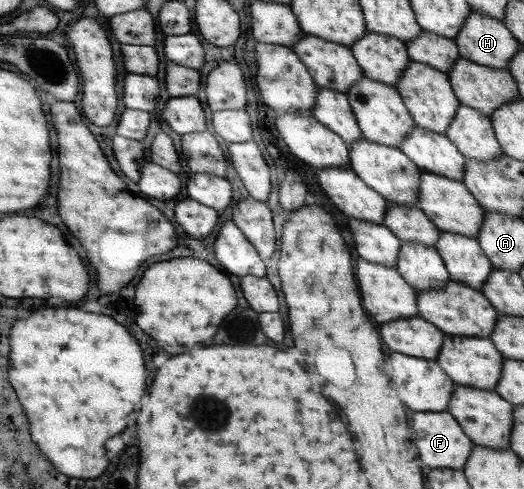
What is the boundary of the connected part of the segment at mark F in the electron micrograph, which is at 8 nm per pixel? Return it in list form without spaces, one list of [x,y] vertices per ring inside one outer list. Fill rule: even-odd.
[[[415,412],[413,414],[413,432],[415,432],[415,446],[417,446],[417,456],[419,460],[429,466],[429,468],[457,468],[461,470],[465,460],[469,458],[471,452],[471,442],[469,438],[461,432],[453,416],[447,412]]]

